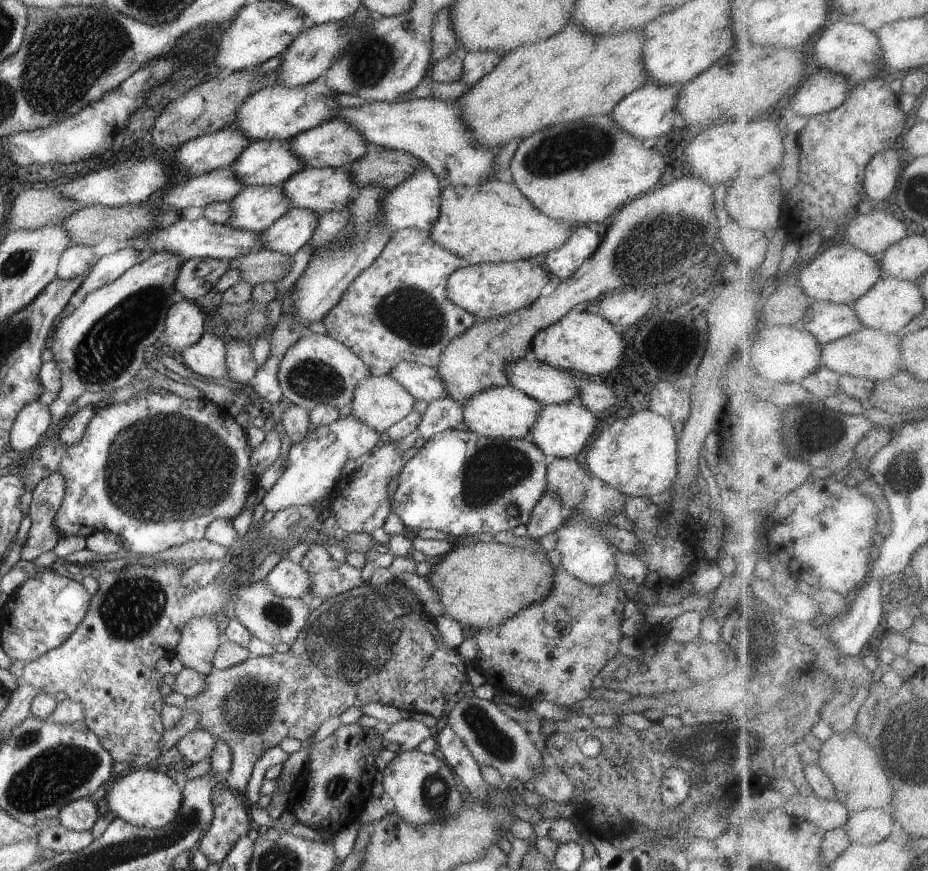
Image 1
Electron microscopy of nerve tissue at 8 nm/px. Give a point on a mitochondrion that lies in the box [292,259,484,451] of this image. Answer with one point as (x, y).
(412, 314)

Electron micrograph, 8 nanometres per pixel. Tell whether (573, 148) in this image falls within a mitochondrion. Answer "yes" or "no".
yes

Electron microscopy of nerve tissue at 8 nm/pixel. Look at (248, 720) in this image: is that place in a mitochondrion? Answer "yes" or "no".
yes

